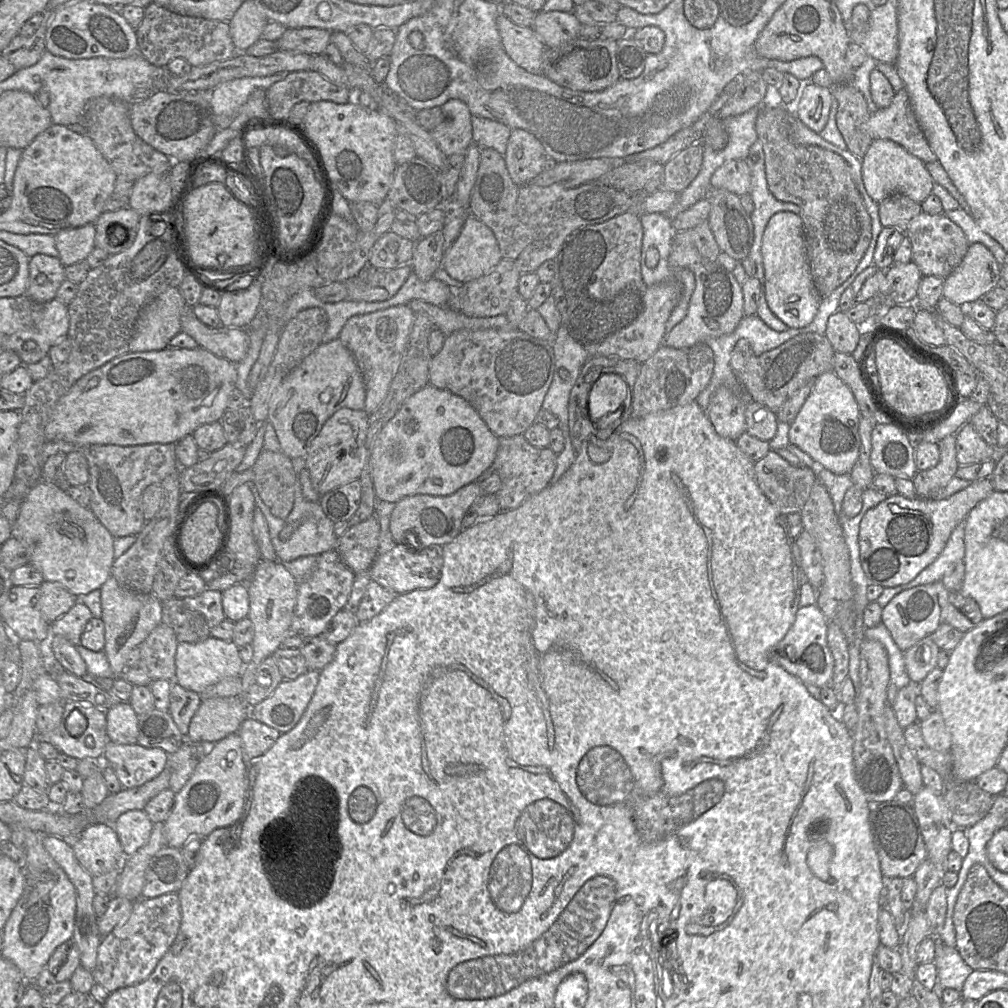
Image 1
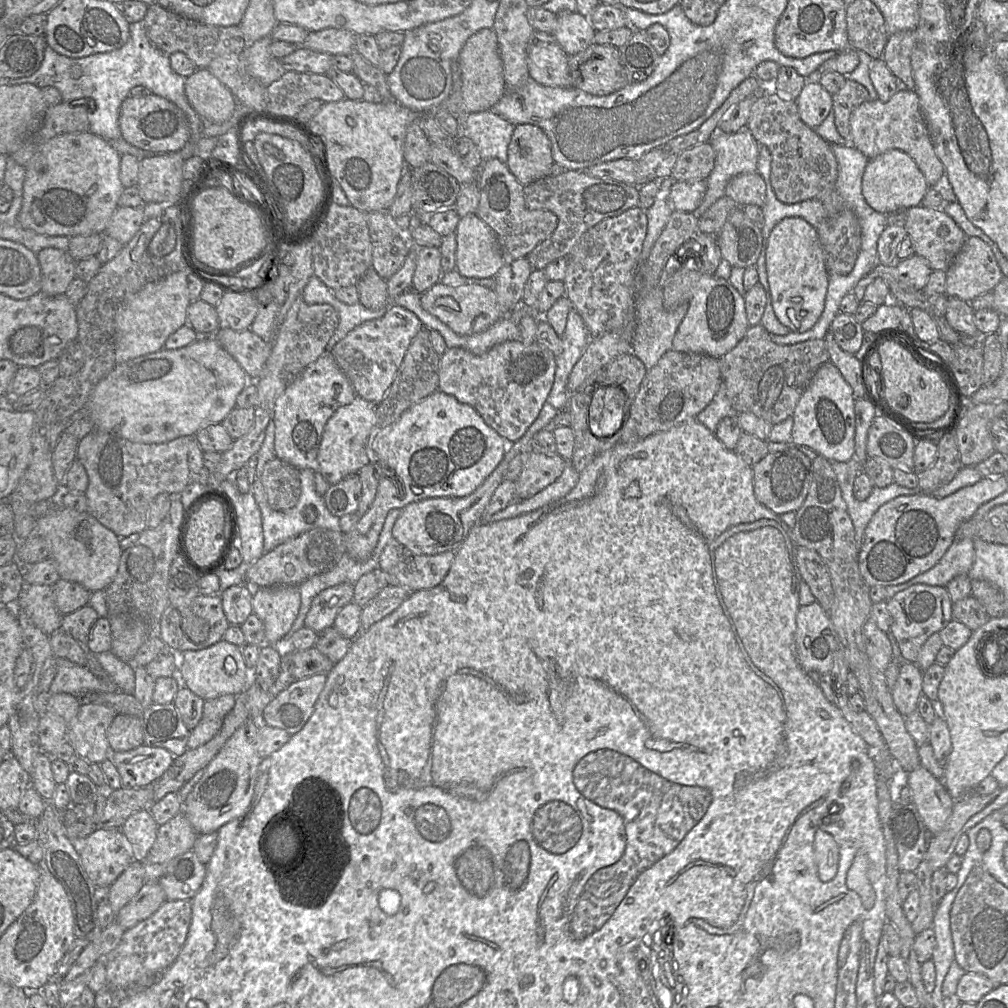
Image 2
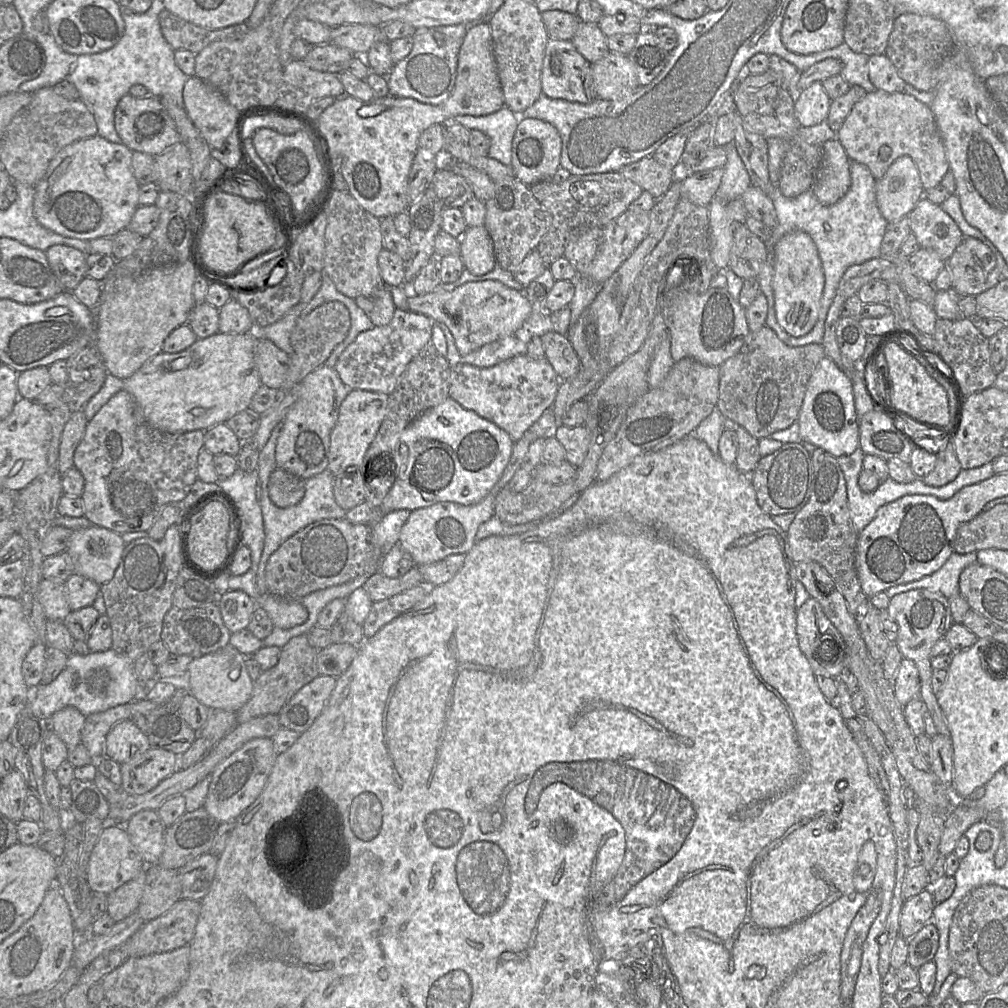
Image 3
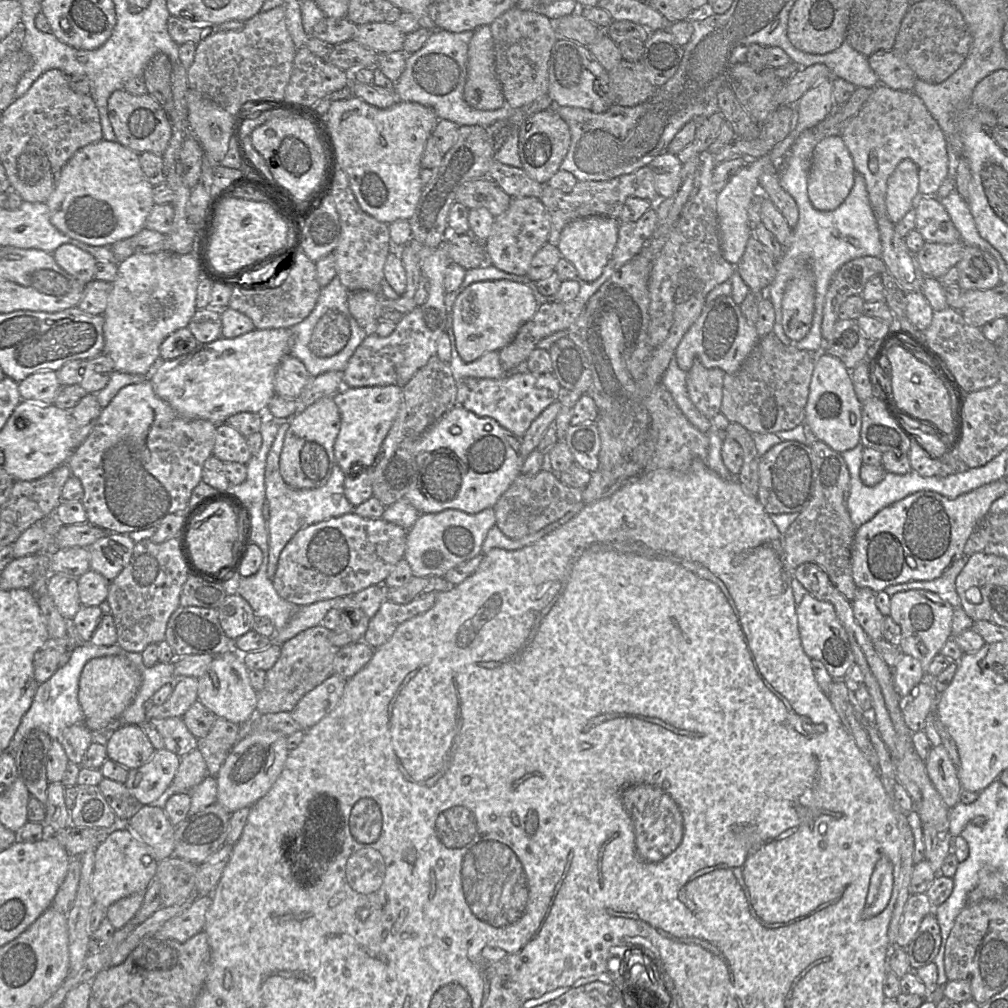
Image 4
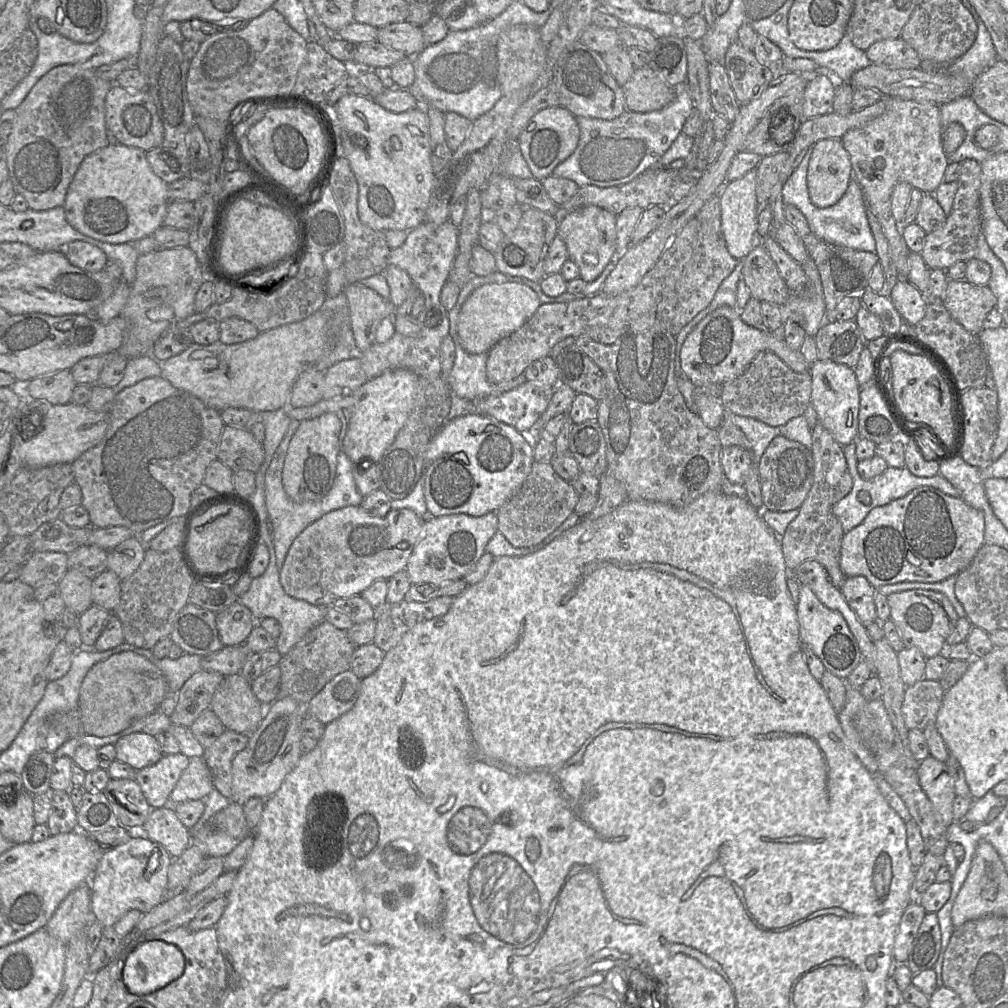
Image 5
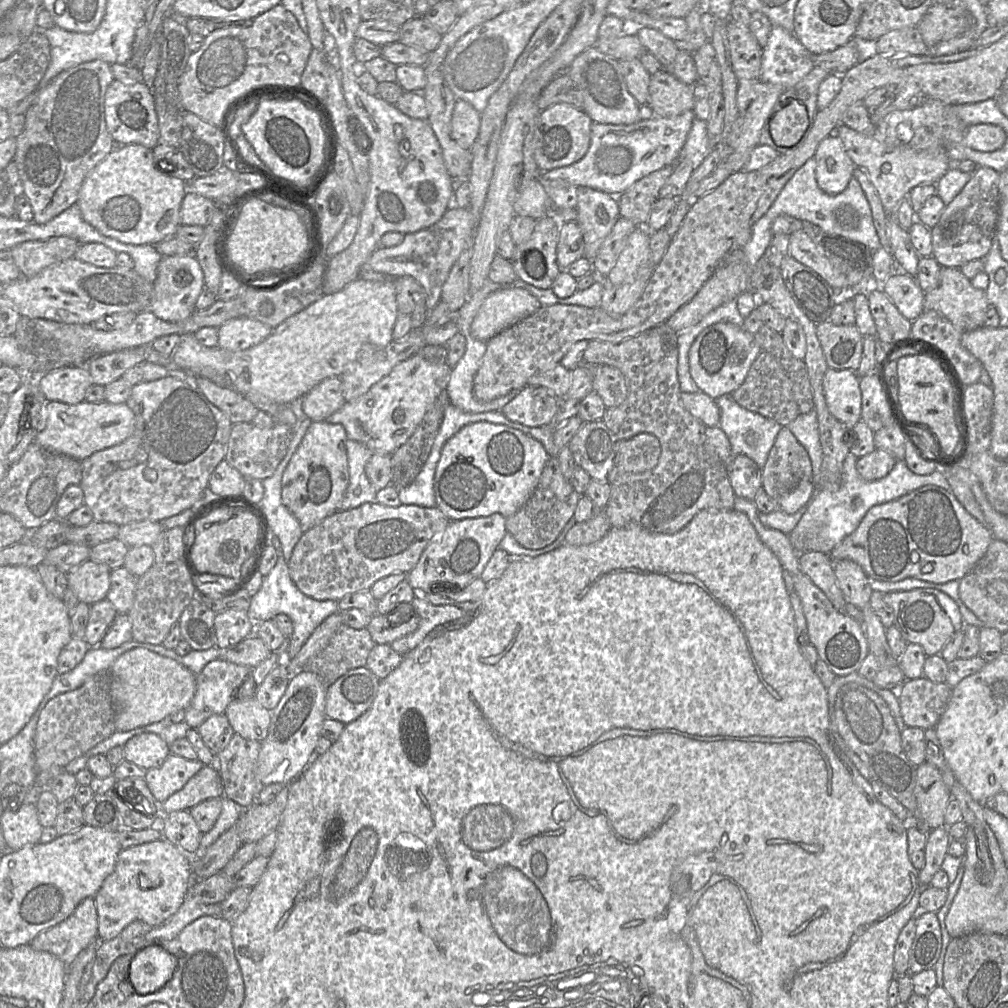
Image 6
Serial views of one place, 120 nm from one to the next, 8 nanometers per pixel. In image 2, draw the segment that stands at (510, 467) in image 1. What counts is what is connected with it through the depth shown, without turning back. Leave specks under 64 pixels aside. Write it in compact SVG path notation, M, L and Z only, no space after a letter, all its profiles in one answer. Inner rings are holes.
M522 453L522 470L515 481L515 500L529 498L552 484L562 474L567 461L559 454Z

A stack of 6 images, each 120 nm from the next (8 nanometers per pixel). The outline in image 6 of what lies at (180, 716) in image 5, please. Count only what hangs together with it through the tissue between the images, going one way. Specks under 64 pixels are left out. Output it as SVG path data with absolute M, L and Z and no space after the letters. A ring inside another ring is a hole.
M222 659L208 663L196 676L196 691L185 710L184 722L197 729L212 715L223 714L250 671Z

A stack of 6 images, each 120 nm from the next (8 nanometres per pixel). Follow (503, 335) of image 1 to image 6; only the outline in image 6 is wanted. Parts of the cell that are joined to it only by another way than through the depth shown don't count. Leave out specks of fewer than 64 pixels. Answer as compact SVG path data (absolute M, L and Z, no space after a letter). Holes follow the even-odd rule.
M525 386L501 412L511 421L528 427L550 425L559 408L559 400L544 387Z

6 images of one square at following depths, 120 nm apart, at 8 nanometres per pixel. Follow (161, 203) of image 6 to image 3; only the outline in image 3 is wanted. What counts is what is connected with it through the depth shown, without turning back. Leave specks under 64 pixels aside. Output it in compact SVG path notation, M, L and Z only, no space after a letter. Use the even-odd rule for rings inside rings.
M99 135L63 147L34 189L36 220L48 230L81 240L111 237L126 229L139 207L140 184L132 172L132 150Z

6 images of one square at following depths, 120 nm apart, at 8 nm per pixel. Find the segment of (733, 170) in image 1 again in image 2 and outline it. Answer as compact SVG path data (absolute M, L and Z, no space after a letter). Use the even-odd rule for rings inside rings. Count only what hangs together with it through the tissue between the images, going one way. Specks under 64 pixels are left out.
M758 172L739 174L728 182L725 196L732 198L740 207L753 204L762 208L766 199L765 182Z

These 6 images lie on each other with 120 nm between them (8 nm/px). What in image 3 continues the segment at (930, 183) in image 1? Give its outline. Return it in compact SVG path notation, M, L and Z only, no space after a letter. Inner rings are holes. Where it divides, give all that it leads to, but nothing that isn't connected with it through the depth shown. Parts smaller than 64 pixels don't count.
M903 155L896 159L886 174L876 181L877 205L881 214L889 223L908 216L918 201L924 196L924 193L918 168L908 155Z

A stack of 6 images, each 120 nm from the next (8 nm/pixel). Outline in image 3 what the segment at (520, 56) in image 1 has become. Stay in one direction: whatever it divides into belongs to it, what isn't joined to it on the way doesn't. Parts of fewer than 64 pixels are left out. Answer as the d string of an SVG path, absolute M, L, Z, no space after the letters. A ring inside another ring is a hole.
M549 38L543 59L541 85L542 93L552 99L564 99L581 104L587 104L594 99L599 99L594 98L591 63L577 51L571 40L556 40Z

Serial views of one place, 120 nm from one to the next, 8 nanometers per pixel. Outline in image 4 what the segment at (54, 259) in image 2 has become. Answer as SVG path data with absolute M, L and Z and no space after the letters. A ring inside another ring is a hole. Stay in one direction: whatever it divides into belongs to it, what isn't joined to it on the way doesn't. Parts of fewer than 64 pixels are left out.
M62 244L53 252L53 257L62 269L81 283L87 284L94 279L97 259L79 247Z

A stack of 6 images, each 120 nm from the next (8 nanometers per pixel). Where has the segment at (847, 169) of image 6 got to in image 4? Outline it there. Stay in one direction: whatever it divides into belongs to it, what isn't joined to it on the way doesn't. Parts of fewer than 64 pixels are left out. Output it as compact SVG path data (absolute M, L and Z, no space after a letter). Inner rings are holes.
M831 134L815 146L808 175L808 197L818 211L833 211L847 198L854 185L856 170L853 158L840 134Z

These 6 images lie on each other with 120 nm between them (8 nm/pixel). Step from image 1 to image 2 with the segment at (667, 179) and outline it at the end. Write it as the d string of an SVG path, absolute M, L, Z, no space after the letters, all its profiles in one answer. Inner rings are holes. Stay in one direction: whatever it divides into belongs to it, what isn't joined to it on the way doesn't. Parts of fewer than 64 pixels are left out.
M700 143L678 154L671 177L678 181L706 180L715 164L715 152L710 143Z

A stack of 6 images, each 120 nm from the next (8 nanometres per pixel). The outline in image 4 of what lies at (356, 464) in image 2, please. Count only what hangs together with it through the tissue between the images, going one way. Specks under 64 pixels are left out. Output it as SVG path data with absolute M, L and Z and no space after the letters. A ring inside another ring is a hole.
M388 385L344 387L333 396L341 416L340 431L334 443L334 456L345 475L348 475L355 464L369 468L374 464L397 416L402 393L402 387Z

